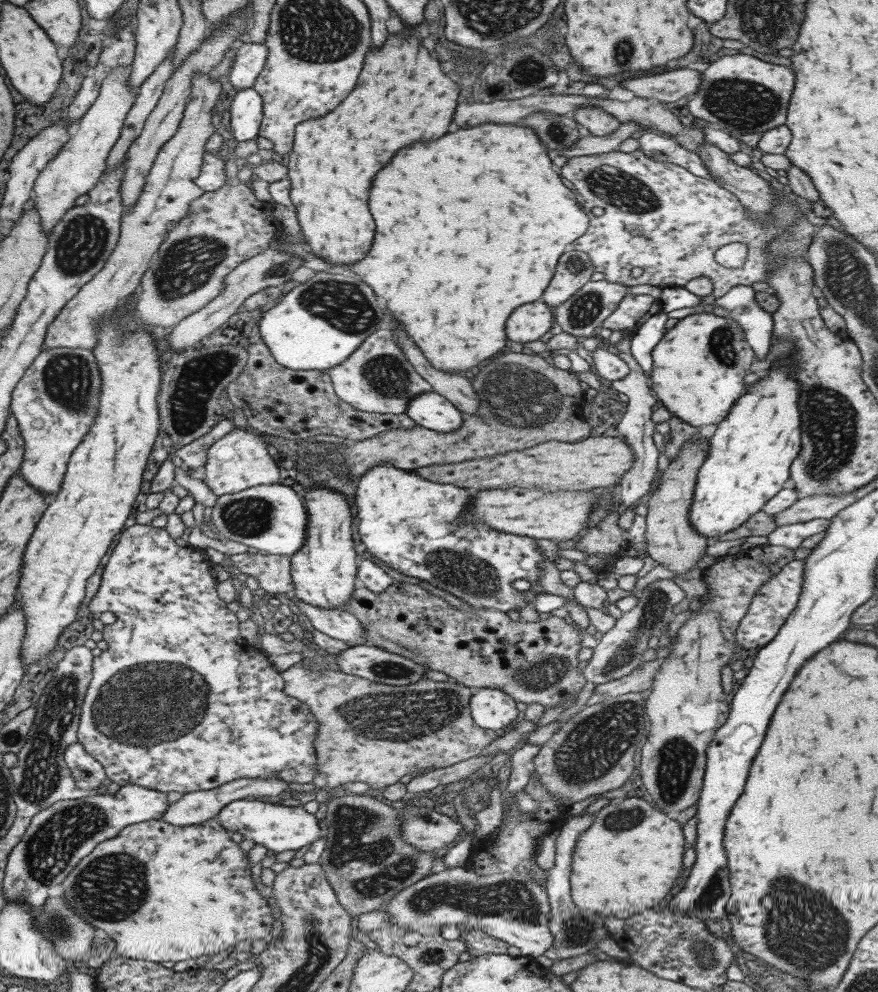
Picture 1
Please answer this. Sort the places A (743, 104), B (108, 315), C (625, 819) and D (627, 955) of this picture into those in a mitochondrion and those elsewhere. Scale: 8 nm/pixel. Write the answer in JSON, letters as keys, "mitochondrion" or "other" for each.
{"A":"mitochondrion","B":"other","C":"mitochondrion","D":"other"}

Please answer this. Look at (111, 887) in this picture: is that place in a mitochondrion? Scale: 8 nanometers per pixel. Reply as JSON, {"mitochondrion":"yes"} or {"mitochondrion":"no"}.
{"mitochondrion":"yes"}

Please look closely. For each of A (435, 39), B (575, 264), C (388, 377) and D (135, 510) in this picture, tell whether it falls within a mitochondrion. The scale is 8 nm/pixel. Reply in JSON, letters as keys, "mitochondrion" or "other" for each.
{"A":"other","B":"mitochondrion","C":"mitochondrion","D":"other"}

